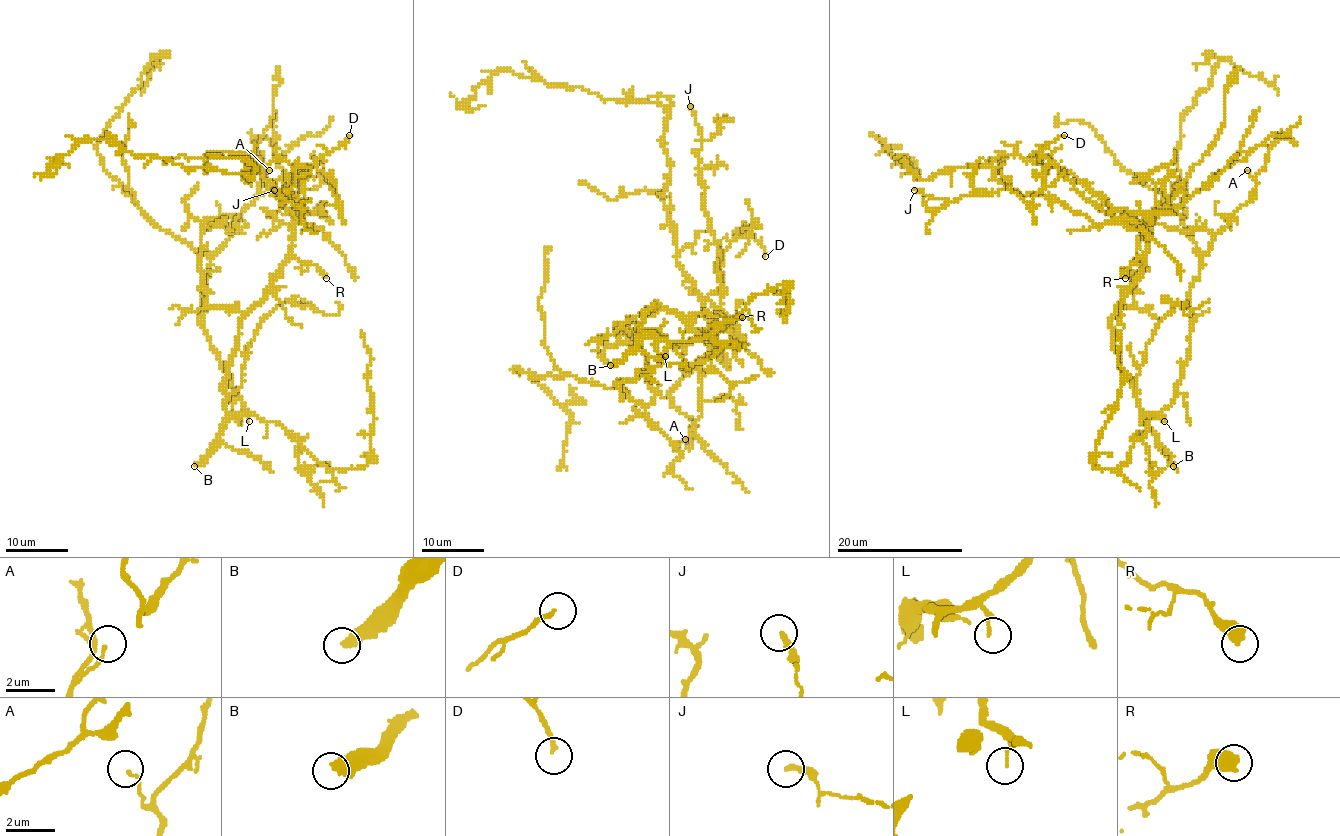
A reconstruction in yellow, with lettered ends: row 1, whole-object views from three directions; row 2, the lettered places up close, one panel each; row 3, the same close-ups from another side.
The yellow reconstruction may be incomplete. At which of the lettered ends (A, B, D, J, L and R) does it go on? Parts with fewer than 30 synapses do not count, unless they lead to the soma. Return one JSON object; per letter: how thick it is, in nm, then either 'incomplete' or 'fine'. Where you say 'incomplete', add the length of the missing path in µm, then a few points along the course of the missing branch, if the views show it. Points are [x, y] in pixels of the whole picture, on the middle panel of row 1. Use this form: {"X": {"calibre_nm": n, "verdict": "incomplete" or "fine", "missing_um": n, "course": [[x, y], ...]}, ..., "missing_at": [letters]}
{"A": {"calibre_nm": 110, "verdict": "fine"}, "B": {"calibre_nm": 420, "verdict": "incomplete", "missing_um": 200}, "D": {"calibre_nm": 170, "verdict": "fine"}, "J": {"calibre_nm": 240, "verdict": "fine"}, "L": {"calibre_nm": 130, "verdict": "fine"}, "R": {"calibre_nm": 550, "verdict": "fine"}, "missing_at": ["B"]}

